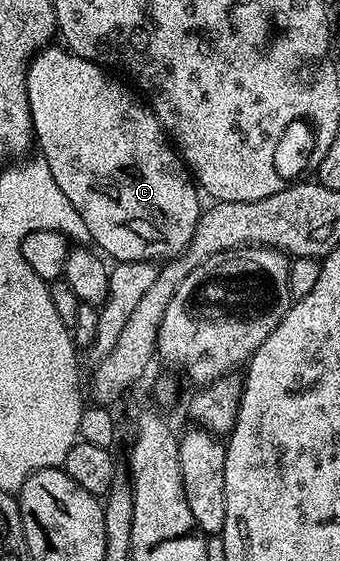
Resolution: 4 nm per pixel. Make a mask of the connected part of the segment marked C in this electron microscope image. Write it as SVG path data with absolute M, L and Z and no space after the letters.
M67 47L52 48L41 49L28 67L32 132L35 144L44 152L42 160L50 167L58 187L62 187L62 195L82 215L91 244L116 263L160 263L178 256L190 243L202 212L201 194L188 166L151 109L123 80L115 81L111 72Z

